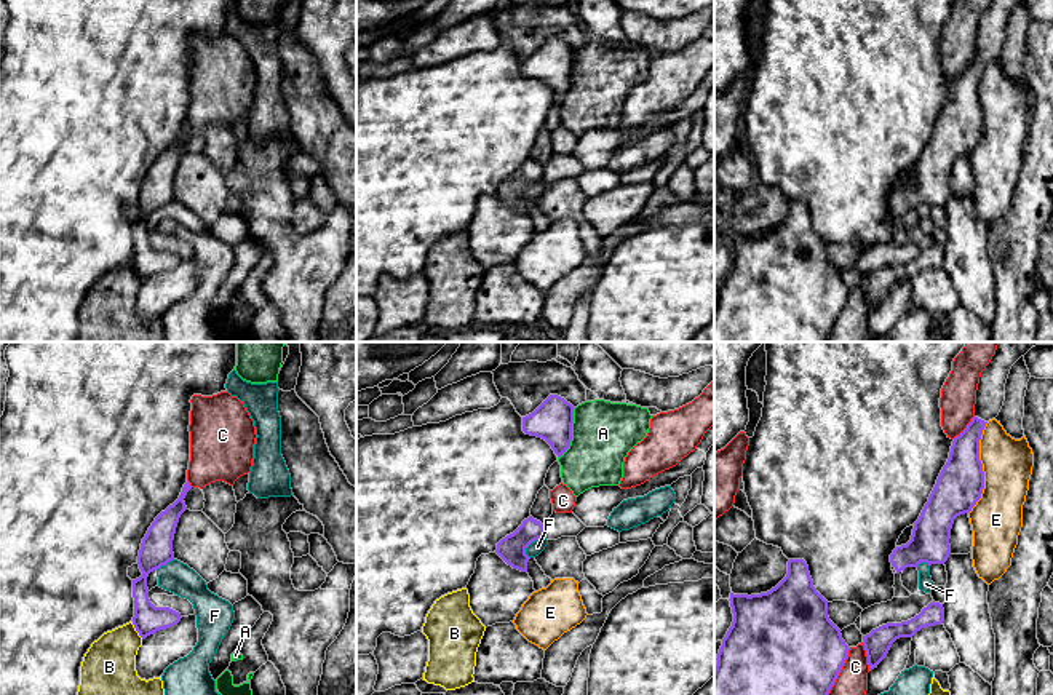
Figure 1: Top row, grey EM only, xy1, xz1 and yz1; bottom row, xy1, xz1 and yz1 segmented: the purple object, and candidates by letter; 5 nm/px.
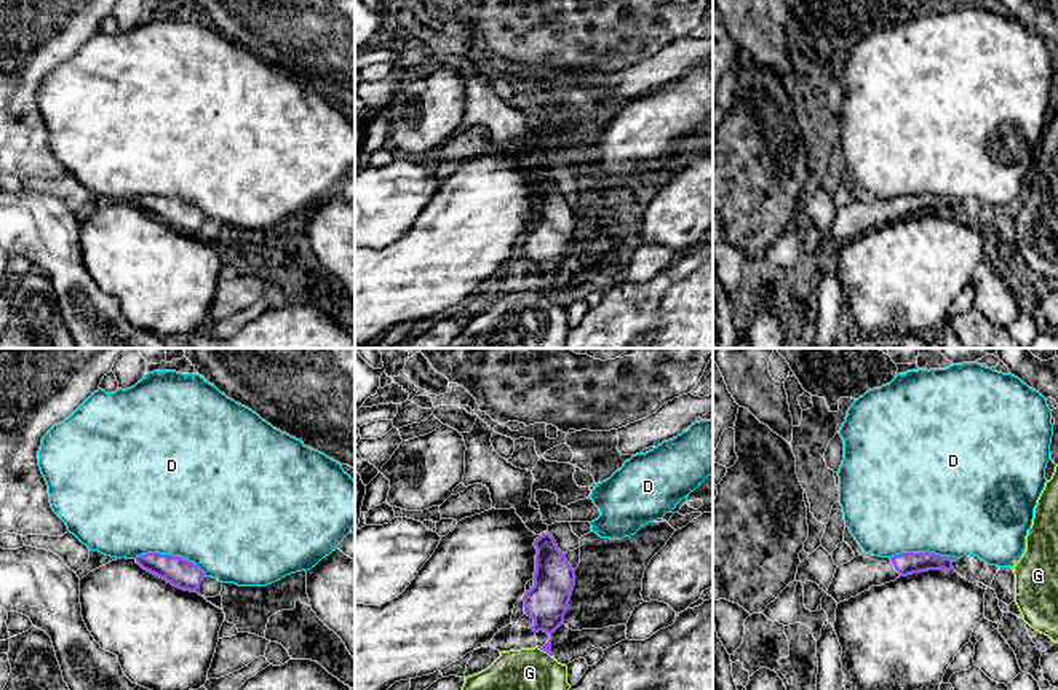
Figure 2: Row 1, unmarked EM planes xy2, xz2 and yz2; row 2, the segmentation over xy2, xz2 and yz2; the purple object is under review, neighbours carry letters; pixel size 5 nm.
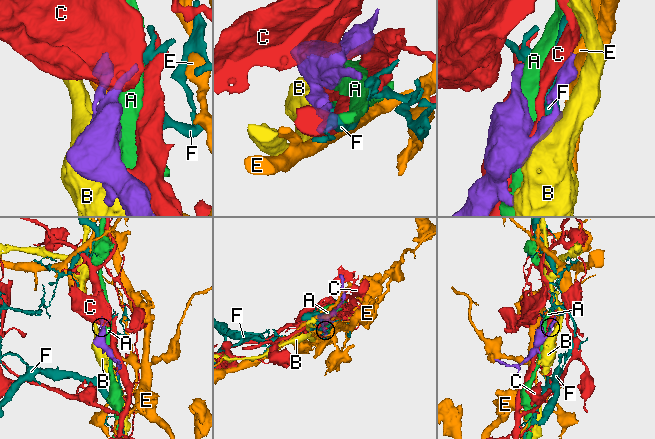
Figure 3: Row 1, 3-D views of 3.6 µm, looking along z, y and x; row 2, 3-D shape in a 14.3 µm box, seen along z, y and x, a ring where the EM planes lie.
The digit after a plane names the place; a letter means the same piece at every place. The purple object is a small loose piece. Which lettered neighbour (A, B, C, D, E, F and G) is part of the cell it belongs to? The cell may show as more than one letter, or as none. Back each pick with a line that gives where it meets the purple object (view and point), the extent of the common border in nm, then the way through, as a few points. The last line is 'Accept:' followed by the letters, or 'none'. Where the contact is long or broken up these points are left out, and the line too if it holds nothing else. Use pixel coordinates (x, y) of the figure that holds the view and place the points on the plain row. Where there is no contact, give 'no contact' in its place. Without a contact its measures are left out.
Accept: none

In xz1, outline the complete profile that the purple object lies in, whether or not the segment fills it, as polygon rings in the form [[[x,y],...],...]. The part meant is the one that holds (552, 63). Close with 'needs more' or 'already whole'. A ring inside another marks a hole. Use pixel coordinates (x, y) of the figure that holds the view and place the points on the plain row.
[[[550,37],[532,56],[523,59],[523,73],[545,81],[561,99],[572,83],[574,48]]] | already whole

